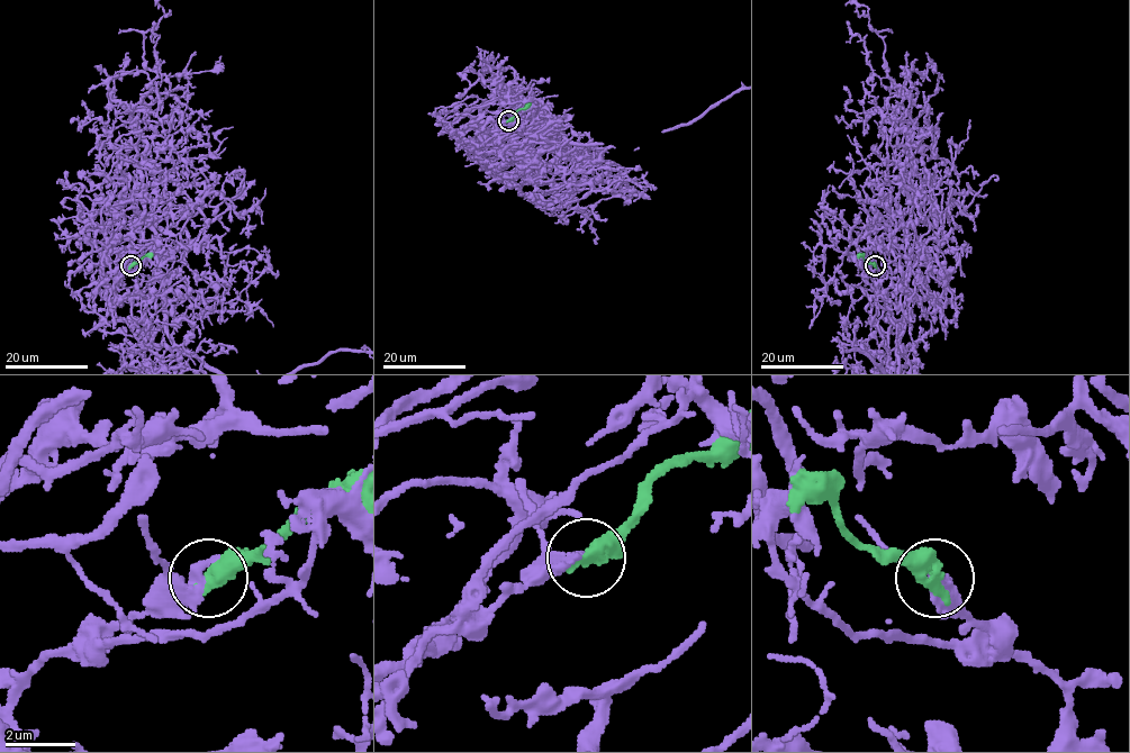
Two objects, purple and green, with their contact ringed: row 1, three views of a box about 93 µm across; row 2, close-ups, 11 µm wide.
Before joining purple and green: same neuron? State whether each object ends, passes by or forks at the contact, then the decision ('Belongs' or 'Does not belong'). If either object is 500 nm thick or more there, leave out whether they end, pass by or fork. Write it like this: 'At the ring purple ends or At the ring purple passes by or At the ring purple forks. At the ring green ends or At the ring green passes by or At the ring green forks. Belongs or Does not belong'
Does not belong

